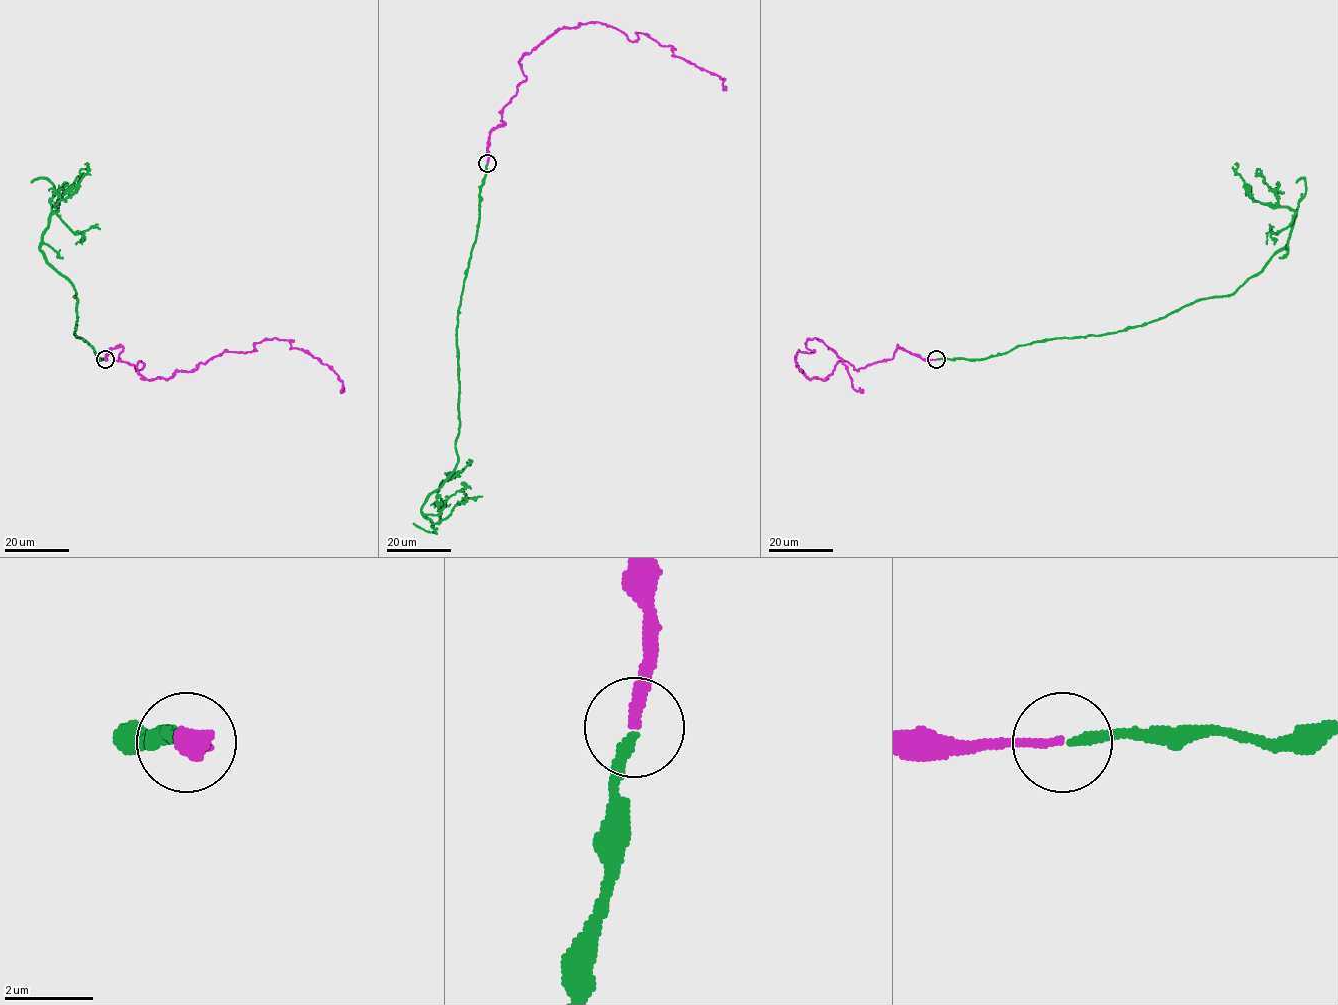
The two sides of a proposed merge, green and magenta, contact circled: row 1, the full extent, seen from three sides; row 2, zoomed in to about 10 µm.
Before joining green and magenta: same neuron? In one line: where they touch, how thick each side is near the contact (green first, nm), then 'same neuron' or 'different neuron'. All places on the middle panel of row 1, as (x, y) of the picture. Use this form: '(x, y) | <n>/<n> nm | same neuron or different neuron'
(487, 163) | 220/200 nm | same neuron

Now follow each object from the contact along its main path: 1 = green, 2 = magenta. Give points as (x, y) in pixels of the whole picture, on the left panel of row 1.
1: (105, 359), (75, 334), (73, 285), (39, 249), (55, 205), (74, 192), (88, 172), (84, 164)
2: (105, 359), (122, 347), (119, 359), (141, 361), (148, 380), (169, 378), (288, 340), (344, 389)

